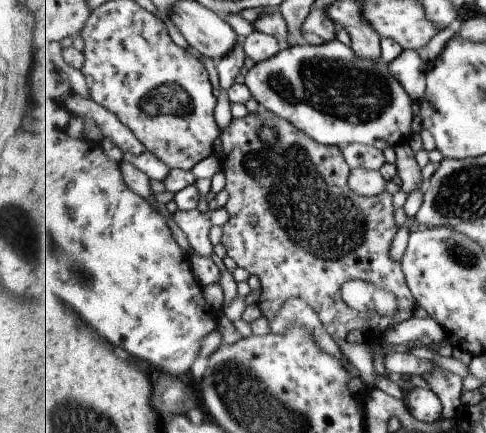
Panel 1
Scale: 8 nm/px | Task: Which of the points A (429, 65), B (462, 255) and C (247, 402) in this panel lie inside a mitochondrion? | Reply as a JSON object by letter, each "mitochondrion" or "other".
{"A":"other","B":"mitochondrion","C":"mitochondrion"}

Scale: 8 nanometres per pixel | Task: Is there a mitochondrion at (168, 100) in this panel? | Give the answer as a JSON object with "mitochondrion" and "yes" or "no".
{"mitochondrion":"yes"}

